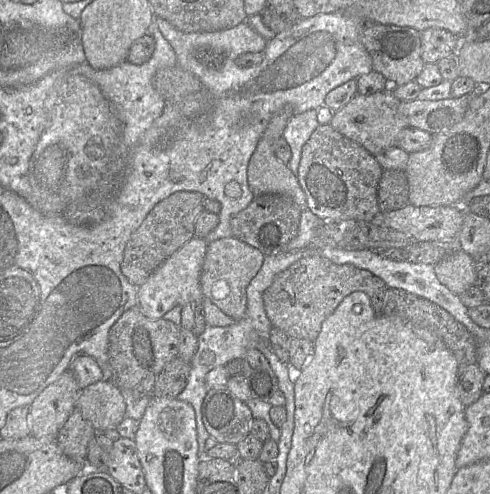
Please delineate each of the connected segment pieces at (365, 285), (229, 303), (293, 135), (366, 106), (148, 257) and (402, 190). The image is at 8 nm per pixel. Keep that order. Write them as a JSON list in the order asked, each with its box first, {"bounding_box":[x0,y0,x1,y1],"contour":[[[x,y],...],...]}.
[{"bounding_box":[263,254,387,342],"contour":[[[316,254],[298,260],[279,273],[263,293],[263,302],[273,327],[285,332],[289,338],[302,338],[314,342],[323,321],[347,295],[354,291],[366,293],[375,313],[382,315],[387,289],[385,282],[368,270],[352,264],[335,264]]]},{"bounding_box":[200,237,264,320],"contour":[[[235,237],[208,243],[200,277],[203,295],[235,320],[244,318],[247,312],[246,289],[261,268],[264,258],[259,249]]]},{"bounding_box":[283,109,319,175],"contour":[[[312,109],[293,115],[284,128],[283,137],[289,144],[292,154],[287,165],[296,175],[299,169],[302,148],[319,125],[317,111]]]},{"bounding_box":[330,87,408,156],"contour":[[[391,87],[370,95],[358,93],[343,108],[334,113],[330,125],[376,156],[381,151],[397,145],[398,134],[408,127],[406,118],[398,112],[400,102]]]},{"bounding_box":[121,191,205,287],"contour":[[[179,191],[157,203],[128,240],[121,272],[139,287],[173,253],[195,236],[195,221],[204,210],[205,196],[199,192]]]},{"bounding_box":[378,169,409,212],"contour":[[[384,169],[378,184],[380,212],[397,210],[409,203],[408,179],[403,170]]]}]

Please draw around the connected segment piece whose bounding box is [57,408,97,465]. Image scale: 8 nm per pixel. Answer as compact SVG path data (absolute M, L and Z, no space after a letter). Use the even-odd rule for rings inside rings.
M75 408L59 431L57 443L62 453L71 460L86 465L88 446L97 431Z

